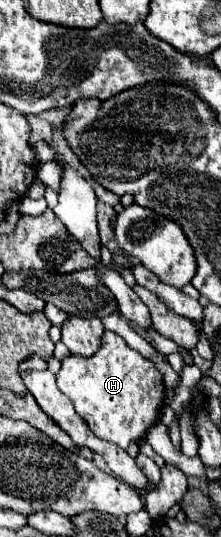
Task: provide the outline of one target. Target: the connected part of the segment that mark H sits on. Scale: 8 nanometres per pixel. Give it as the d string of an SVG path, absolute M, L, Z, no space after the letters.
M104 330L102 346L94 356L66 356L56 374L56 382L92 432L122 448L140 442L148 434L160 420L166 400L166 388L162 374L158 374L158 366L154 366L150 358L142 358L142 354L130 350L130 346L110 330Z

